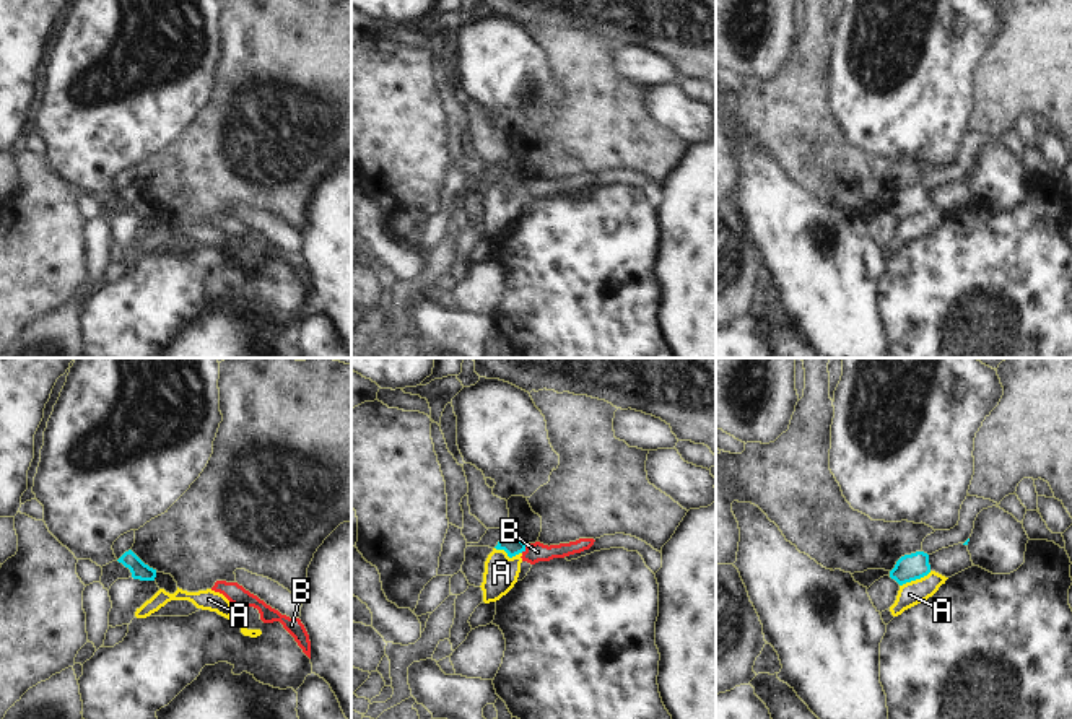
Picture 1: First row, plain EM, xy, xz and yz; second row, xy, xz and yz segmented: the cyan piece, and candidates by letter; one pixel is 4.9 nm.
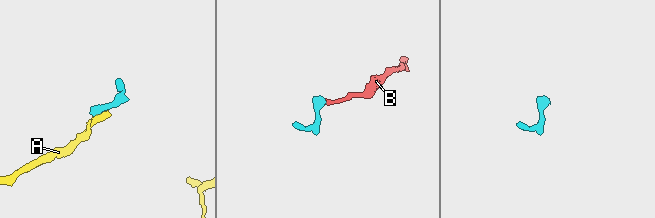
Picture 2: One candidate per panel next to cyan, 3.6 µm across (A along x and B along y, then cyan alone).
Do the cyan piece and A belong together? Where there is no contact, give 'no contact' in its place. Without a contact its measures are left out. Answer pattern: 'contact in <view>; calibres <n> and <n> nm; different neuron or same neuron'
contact in yz; calibres 130 and 120 nm; different neuron

